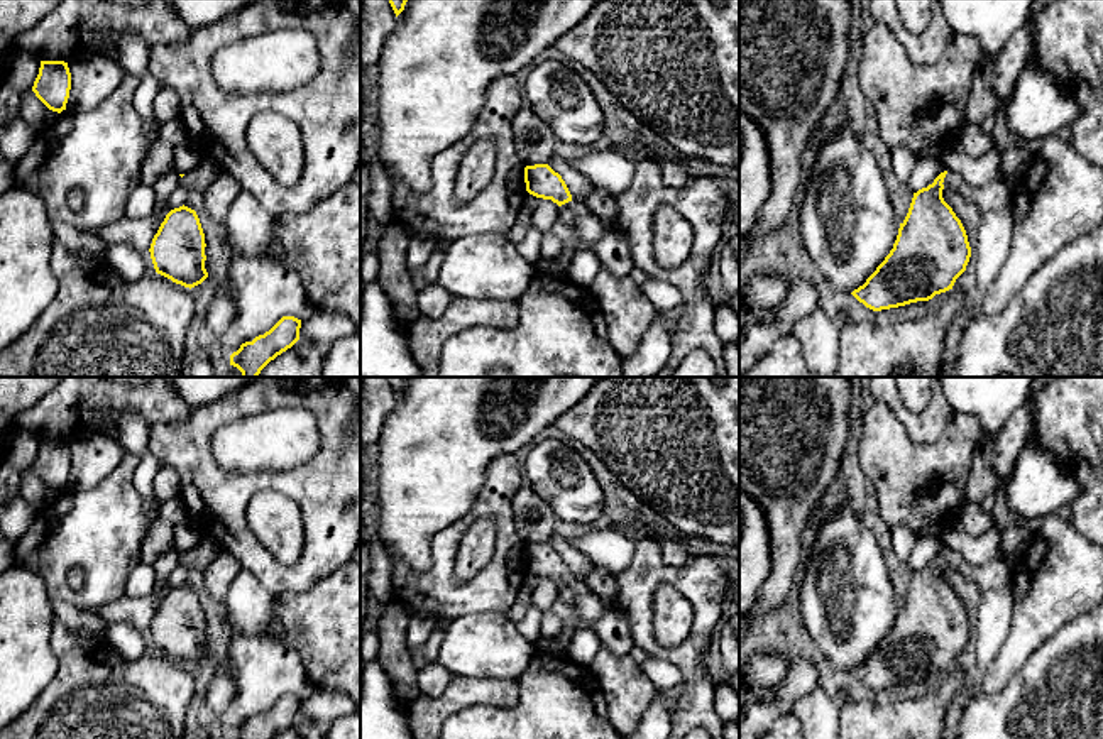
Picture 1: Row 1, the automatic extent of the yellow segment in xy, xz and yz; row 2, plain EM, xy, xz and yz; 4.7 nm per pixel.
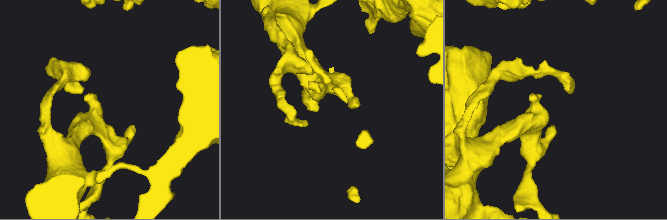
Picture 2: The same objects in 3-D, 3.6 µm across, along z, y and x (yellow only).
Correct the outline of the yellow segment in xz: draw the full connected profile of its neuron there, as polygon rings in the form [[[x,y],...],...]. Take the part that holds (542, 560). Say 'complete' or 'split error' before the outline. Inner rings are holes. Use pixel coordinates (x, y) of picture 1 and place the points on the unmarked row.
split error | [[[535,543],[524,546],[526,570],[536,577],[552,578],[560,585],[560,599],[572,605],[580,617],[579,627],[567,627],[555,638],[565,644],[579,629],[594,631],[595,622],[606,612],[606,605],[584,580],[575,580],[558,551],[548,543]]]

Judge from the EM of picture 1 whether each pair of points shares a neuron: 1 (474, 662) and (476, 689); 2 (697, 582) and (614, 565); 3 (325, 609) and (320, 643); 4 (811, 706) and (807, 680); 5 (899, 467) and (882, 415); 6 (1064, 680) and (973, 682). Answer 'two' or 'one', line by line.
1: two
2: two
3: one
4: two
5: one
6: two

